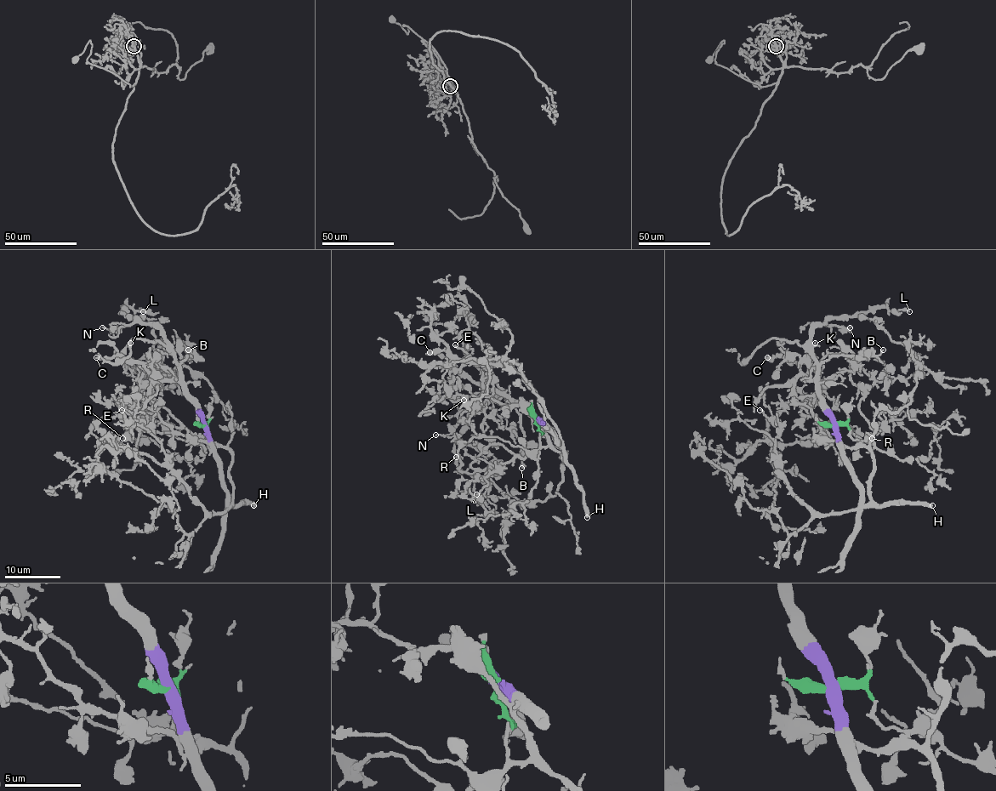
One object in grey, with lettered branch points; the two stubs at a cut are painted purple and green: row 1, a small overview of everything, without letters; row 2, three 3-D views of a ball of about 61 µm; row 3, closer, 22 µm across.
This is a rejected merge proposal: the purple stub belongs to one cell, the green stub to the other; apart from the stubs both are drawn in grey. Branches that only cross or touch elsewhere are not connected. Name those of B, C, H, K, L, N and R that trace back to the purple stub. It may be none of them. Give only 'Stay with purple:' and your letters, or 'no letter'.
Stay with purple: B, C, K, L, N

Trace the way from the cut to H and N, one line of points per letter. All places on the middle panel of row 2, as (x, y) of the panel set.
H: (536, 419), (539, 443), (554, 447), (562, 458), (566, 454), (574, 484), (583, 492), (587, 517)
N: (537, 419), (521, 404), (497, 396), (475, 408), (464, 410), (458, 416), (456, 427), (449, 434), (435, 435)

